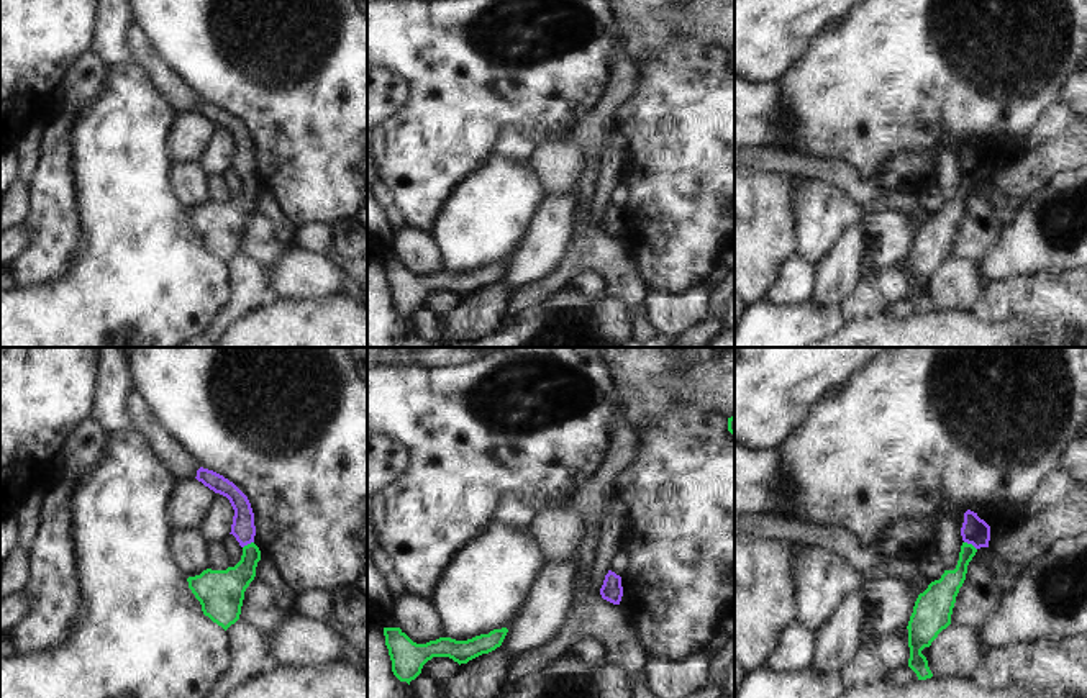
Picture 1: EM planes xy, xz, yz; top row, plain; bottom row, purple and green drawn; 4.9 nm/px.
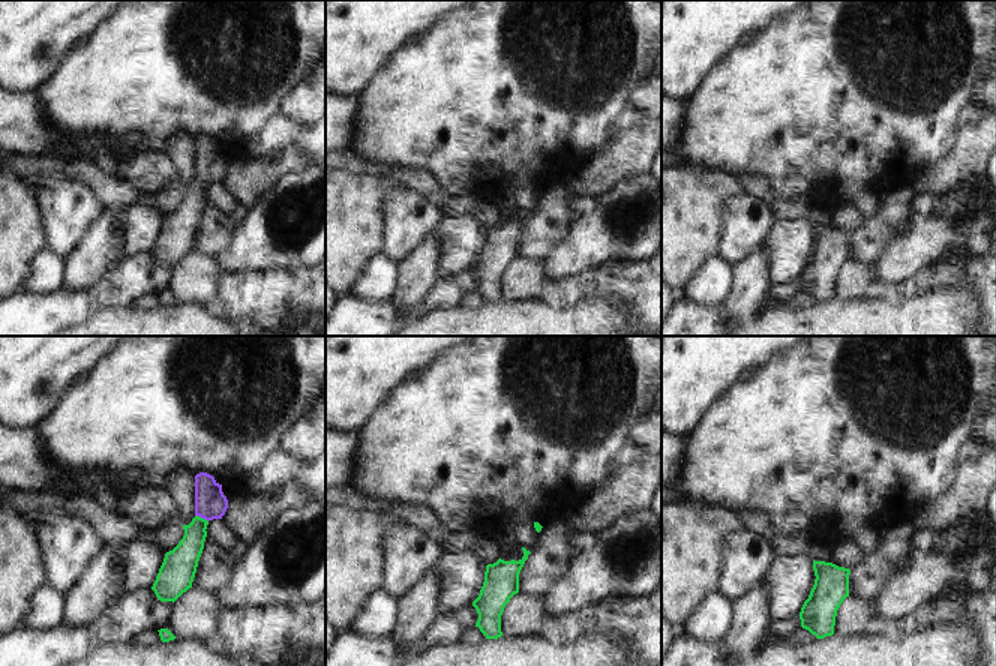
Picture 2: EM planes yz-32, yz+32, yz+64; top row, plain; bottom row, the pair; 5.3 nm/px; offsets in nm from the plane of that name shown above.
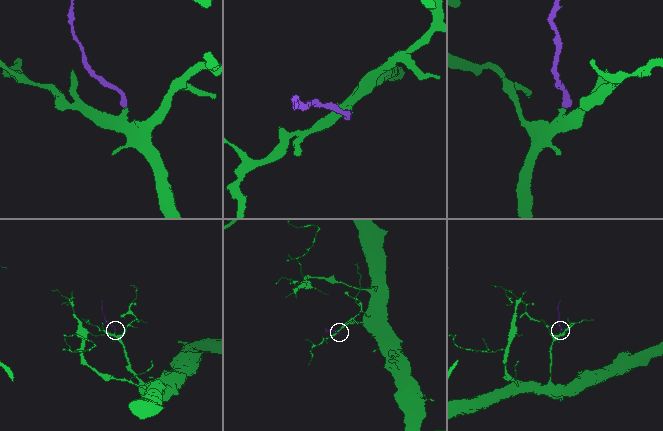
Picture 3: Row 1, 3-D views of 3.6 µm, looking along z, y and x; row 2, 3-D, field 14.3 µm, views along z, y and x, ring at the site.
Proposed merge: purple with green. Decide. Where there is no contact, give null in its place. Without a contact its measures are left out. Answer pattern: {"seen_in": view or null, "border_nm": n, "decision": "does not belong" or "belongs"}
{"seen_in": "yz", "border_nm": 80, "decision": "belongs"}

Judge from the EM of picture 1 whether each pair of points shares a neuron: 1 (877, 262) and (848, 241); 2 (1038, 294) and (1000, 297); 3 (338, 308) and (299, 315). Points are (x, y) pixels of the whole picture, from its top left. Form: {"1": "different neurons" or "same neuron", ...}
{"1": "different neurons", "2": "same neuron", "3": "same neuron"}

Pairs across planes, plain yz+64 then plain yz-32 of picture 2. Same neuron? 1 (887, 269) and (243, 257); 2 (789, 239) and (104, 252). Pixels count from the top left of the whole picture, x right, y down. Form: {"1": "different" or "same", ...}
{"1": "same", "2": "different"}

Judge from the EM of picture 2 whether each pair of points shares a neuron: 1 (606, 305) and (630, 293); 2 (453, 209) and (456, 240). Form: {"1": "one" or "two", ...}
{"1": "two", "2": "two"}

